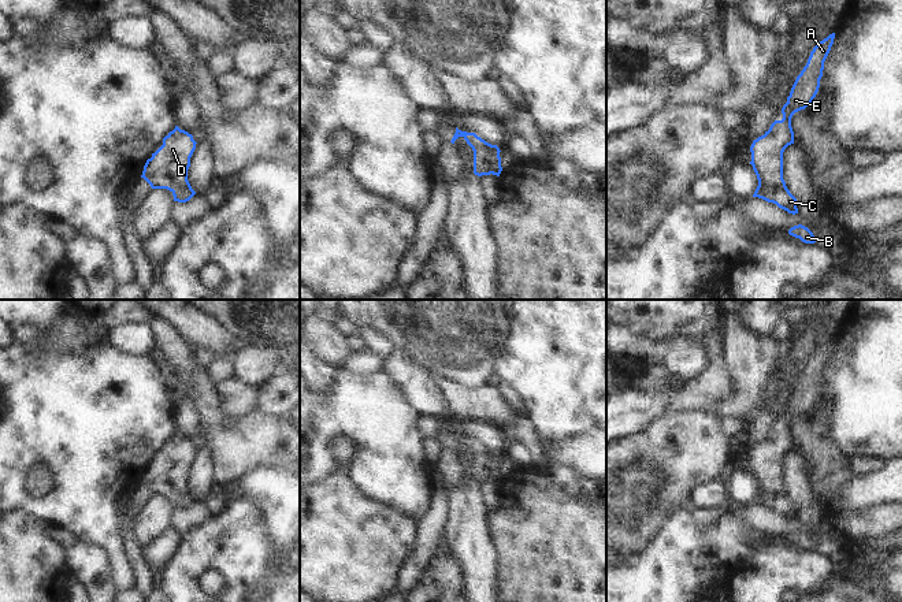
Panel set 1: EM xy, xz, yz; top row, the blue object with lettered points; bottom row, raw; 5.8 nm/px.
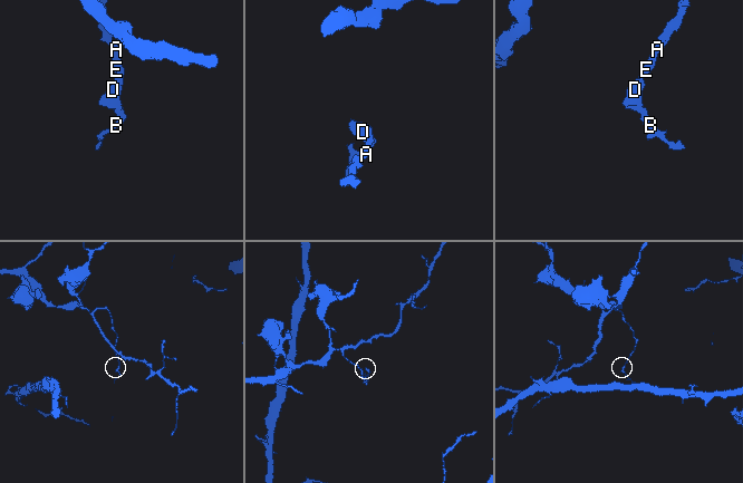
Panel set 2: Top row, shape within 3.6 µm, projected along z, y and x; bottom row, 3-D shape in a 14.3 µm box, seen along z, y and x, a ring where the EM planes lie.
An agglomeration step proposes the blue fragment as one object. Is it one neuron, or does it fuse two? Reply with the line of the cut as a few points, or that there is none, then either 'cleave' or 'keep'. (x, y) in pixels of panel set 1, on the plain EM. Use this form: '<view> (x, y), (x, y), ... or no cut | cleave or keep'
no cut | keep

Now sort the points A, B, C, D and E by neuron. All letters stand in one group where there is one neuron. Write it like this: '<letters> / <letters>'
A B C D E

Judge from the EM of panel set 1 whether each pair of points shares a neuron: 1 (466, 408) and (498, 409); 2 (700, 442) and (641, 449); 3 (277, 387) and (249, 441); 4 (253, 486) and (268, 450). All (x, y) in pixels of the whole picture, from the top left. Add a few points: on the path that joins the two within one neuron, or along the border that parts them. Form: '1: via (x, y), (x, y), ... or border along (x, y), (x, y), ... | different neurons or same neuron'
1: via (474, 408), (490, 408) | same neuron
2: via (685, 449), (656, 449) | same neuron
3: border along (255, 412), (285, 419) | different neurons
4: border along (285, 468), (247, 469), (233, 482) | different neurons

